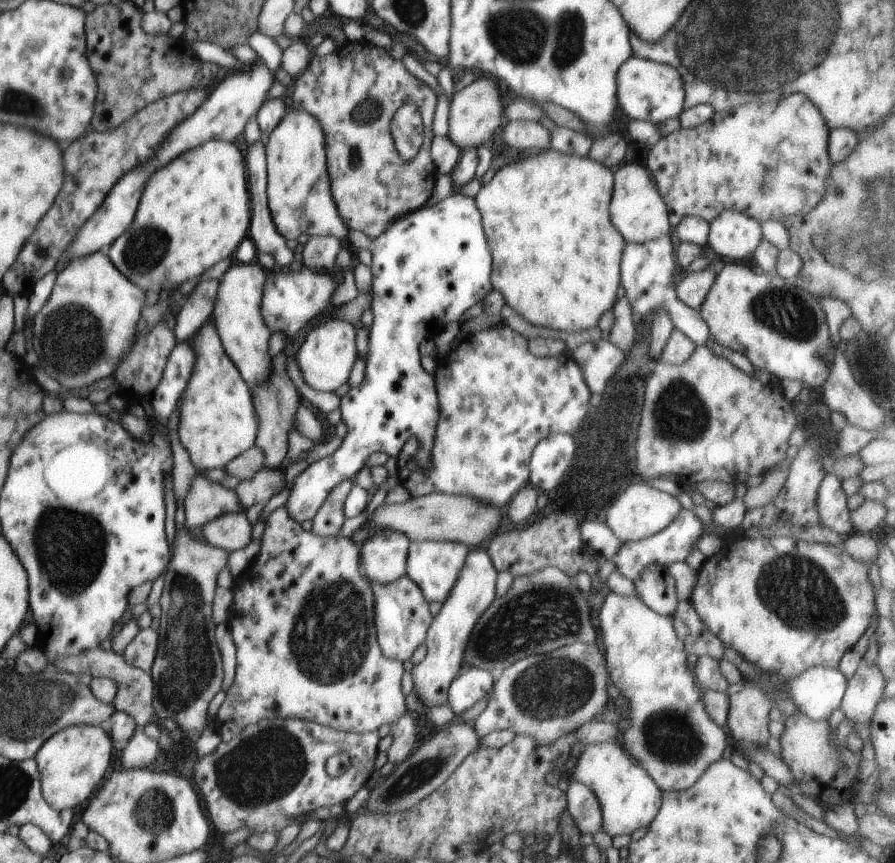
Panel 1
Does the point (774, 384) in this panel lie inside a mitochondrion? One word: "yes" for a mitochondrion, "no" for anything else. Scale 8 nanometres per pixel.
no

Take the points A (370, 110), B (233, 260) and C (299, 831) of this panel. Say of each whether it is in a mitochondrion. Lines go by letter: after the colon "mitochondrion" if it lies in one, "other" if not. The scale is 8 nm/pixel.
A: mitochondrion
B: other
C: other

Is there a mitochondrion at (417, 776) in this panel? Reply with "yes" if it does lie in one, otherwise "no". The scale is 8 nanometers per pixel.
yes

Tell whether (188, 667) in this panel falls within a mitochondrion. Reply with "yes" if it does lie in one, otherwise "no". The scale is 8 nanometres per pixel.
yes

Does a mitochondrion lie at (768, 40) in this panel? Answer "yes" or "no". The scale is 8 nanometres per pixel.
yes

